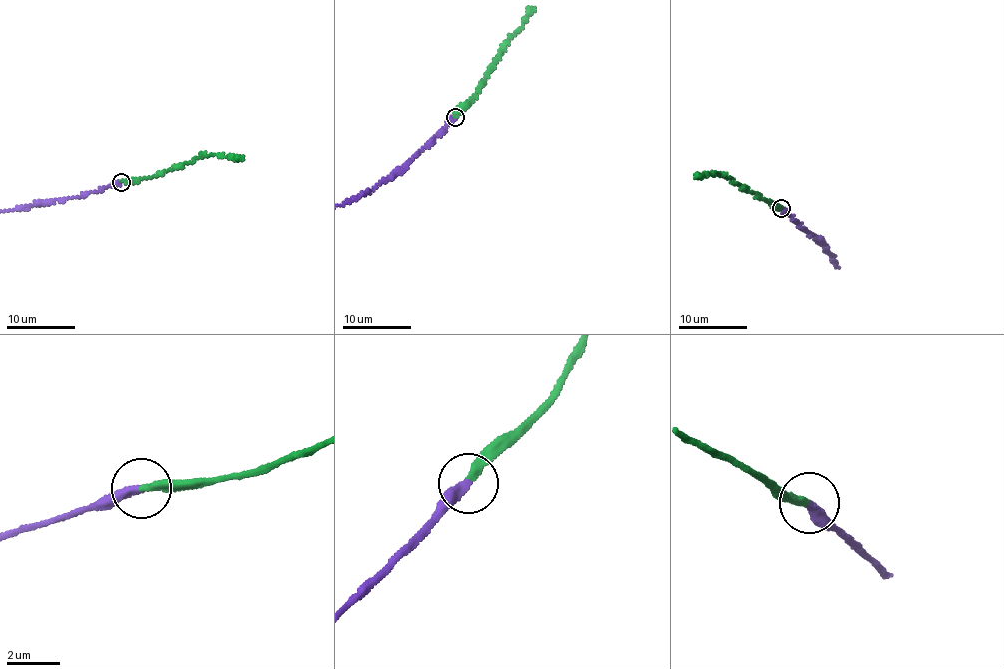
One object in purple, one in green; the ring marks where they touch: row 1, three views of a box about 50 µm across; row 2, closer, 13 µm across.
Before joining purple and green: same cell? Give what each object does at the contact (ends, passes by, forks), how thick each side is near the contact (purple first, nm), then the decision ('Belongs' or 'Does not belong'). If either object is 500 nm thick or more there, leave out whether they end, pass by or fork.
At the ring purple ends. At the ring green ends. Thickness 360 nm (purple) against 320 nm. Belongs

